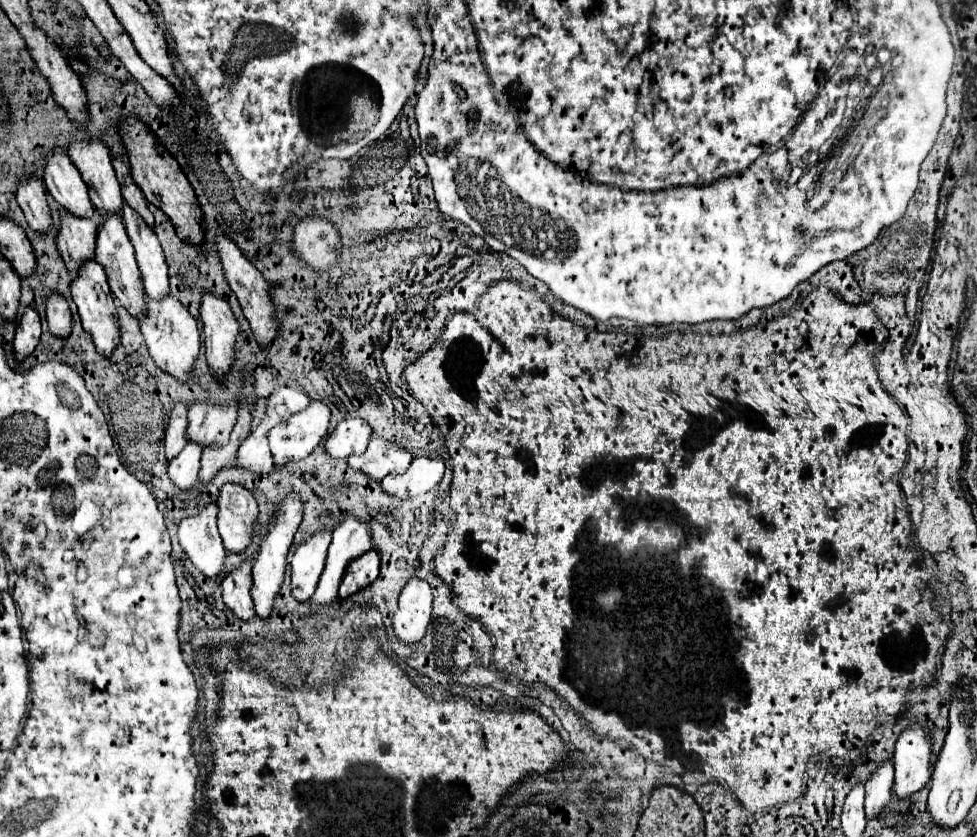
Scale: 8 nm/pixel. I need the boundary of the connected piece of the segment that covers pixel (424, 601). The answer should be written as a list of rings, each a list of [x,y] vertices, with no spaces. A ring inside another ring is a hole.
[[[409,579],[399,595],[399,605],[393,617],[395,635],[411,645],[423,639],[425,629],[431,621],[431,589],[423,579]]]

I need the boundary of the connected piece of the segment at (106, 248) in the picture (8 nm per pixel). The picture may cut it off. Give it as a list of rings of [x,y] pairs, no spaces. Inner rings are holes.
[[[107,213],[103,217],[103,225],[99,225],[97,229],[97,241],[95,241],[95,261],[105,269],[107,273],[107,281],[111,287],[113,297],[133,315],[141,315],[141,311],[145,309],[145,293],[141,291],[141,275],[135,263],[135,255],[133,255],[133,245],[129,243],[129,237],[125,233],[125,227],[119,219],[117,213]]]

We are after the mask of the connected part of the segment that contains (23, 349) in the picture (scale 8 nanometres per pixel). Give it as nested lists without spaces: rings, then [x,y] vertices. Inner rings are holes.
[[[27,307],[19,325],[17,325],[17,331],[15,331],[15,355],[17,355],[17,361],[25,359],[39,343],[39,337],[41,337],[41,323],[39,323],[39,315],[33,307]]]

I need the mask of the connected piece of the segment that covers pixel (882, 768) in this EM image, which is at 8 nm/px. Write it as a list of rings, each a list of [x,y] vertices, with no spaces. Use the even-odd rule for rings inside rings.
[[[883,759],[873,775],[865,783],[865,811],[867,817],[875,817],[891,799],[893,789],[893,759]]]

